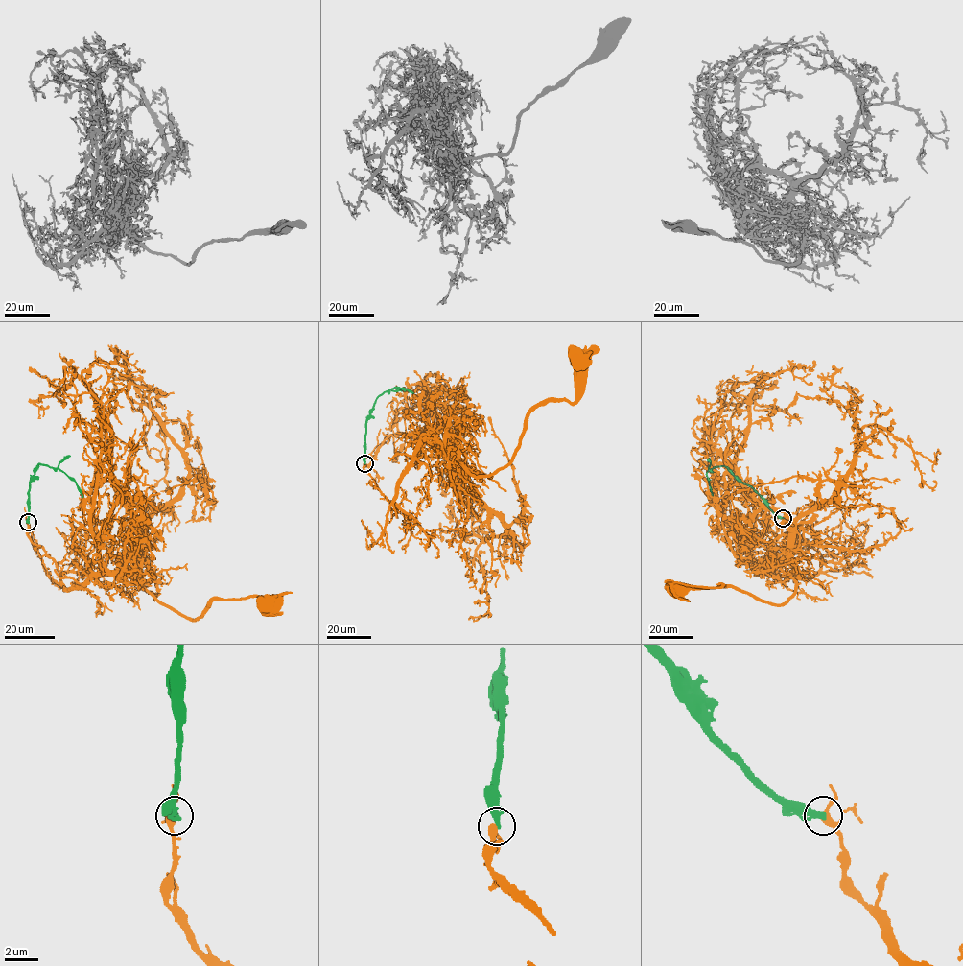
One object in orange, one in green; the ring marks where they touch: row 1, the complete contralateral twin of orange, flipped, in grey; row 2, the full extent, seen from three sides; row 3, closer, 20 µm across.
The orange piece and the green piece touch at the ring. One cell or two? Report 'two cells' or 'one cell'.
two cells

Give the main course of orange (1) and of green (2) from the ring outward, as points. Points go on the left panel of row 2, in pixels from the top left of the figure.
1: (28, 522), (65, 588), (129, 575), (193, 619), (213, 600), (264, 604)
2: (28, 522), (30, 480), (39, 463), (64, 472), (75, 482), (82, 497)

